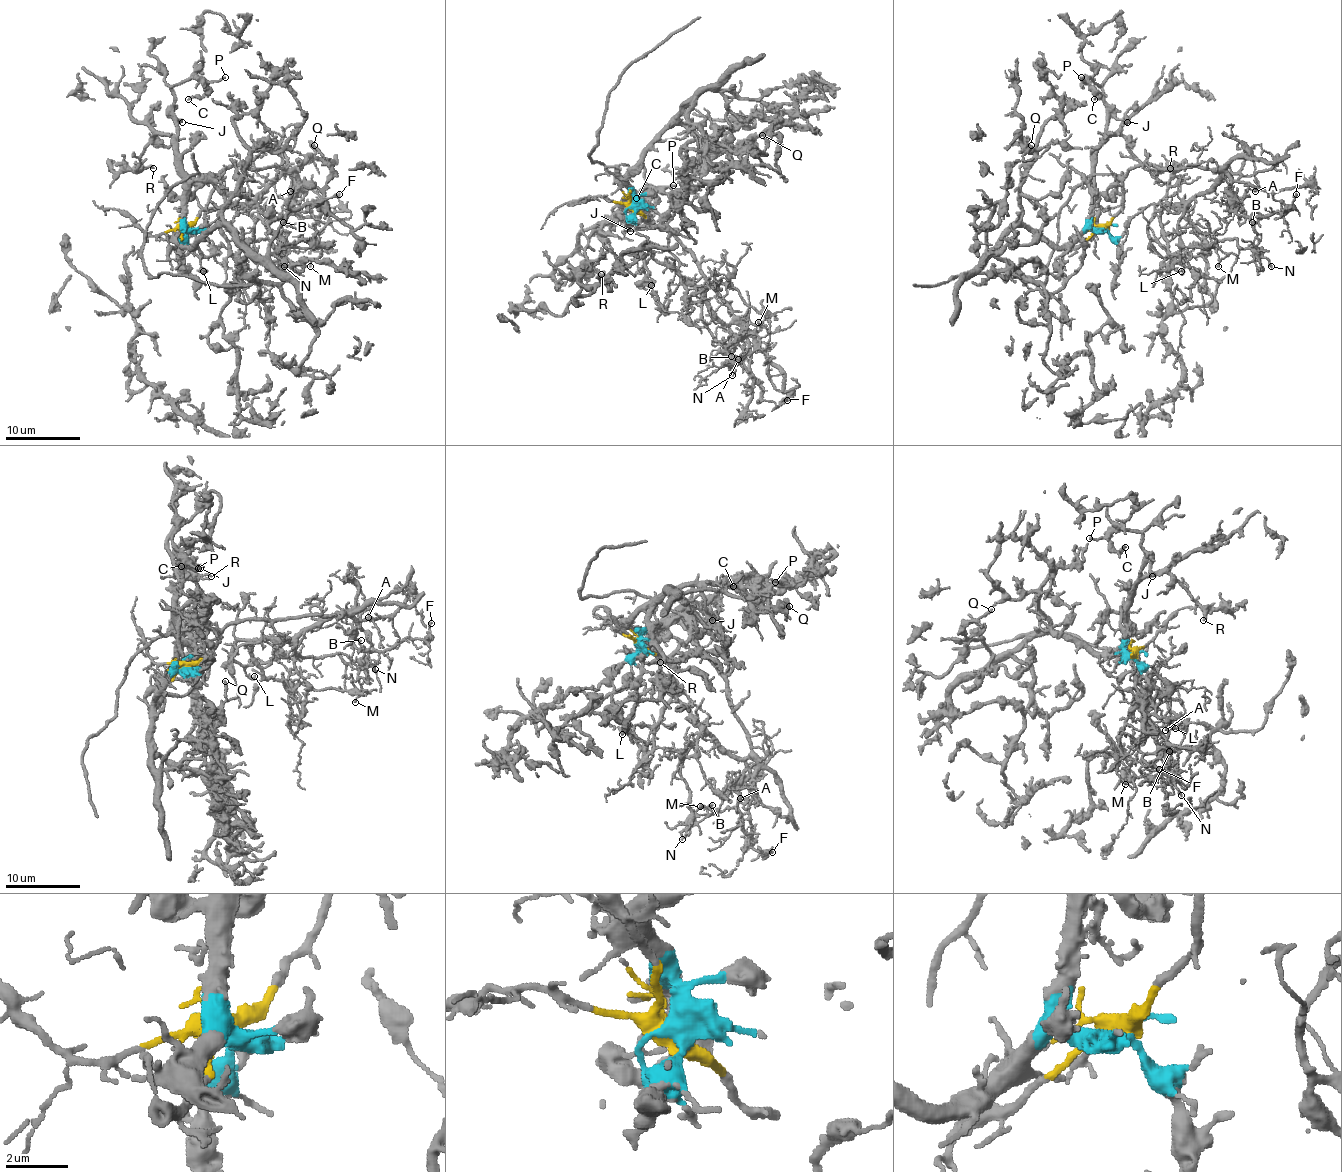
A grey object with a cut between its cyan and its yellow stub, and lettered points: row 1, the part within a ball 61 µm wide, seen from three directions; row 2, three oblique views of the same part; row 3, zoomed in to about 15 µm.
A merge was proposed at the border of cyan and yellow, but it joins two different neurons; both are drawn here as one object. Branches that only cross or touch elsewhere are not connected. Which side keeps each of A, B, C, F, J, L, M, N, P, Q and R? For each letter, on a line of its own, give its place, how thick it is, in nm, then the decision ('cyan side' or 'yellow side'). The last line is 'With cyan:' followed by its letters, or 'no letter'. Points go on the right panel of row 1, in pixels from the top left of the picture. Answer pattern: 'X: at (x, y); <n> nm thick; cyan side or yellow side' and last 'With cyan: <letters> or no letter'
A: at (1255, 191); 110 nm thick; yellow side
B: at (1252, 222); 80 nm thick; yellow side
C: at (1094, 99); 160 nm thick; cyan side
F: at (1296, 194); 190 nm thick; yellow side
J: at (1127, 122); 240 nm thick; cyan side
L: at (1181, 271); 110 nm thick; yellow side
M: at (1218, 266); 130 nm thick; yellow side
N: at (1271, 266); 160 nm thick; yellow side
P: at (1081, 77); 160 nm thick; cyan side
Q: at (1031, 145); 200 nm thick; cyan side
R: at (1170, 168); 190 nm thick; cyan side
With cyan: C, J, P, Q, R

